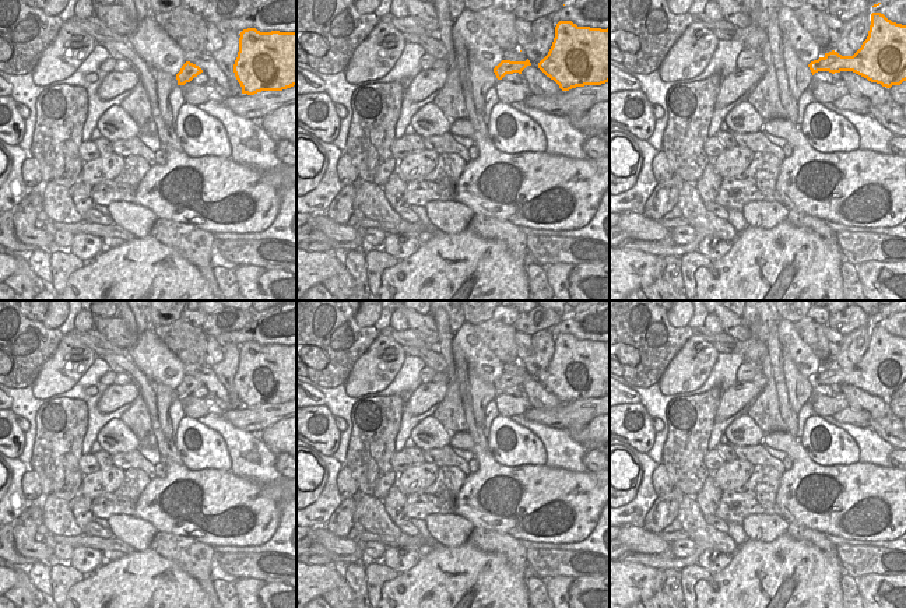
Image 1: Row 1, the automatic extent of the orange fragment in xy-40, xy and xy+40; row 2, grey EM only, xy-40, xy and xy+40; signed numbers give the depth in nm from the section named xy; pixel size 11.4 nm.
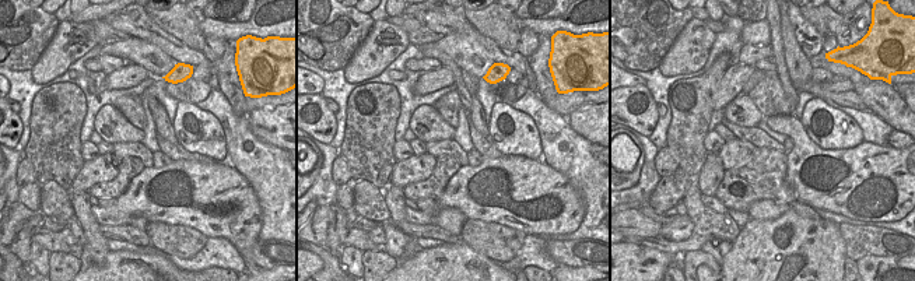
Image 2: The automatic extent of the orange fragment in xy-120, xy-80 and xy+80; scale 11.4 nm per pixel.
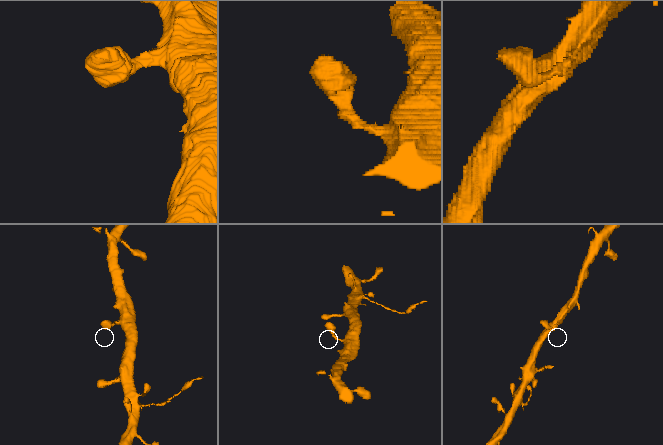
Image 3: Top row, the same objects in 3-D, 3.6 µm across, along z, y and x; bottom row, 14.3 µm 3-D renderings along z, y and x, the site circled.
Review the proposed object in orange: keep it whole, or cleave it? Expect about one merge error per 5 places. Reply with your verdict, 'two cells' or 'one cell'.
one cell

